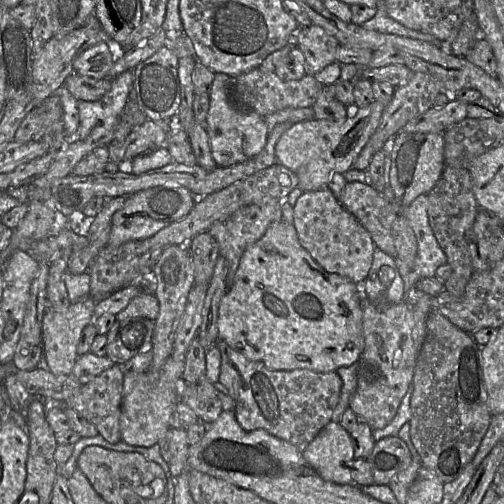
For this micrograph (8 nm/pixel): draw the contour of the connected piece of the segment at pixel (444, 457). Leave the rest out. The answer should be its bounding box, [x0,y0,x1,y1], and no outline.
[409,310,492,483]

